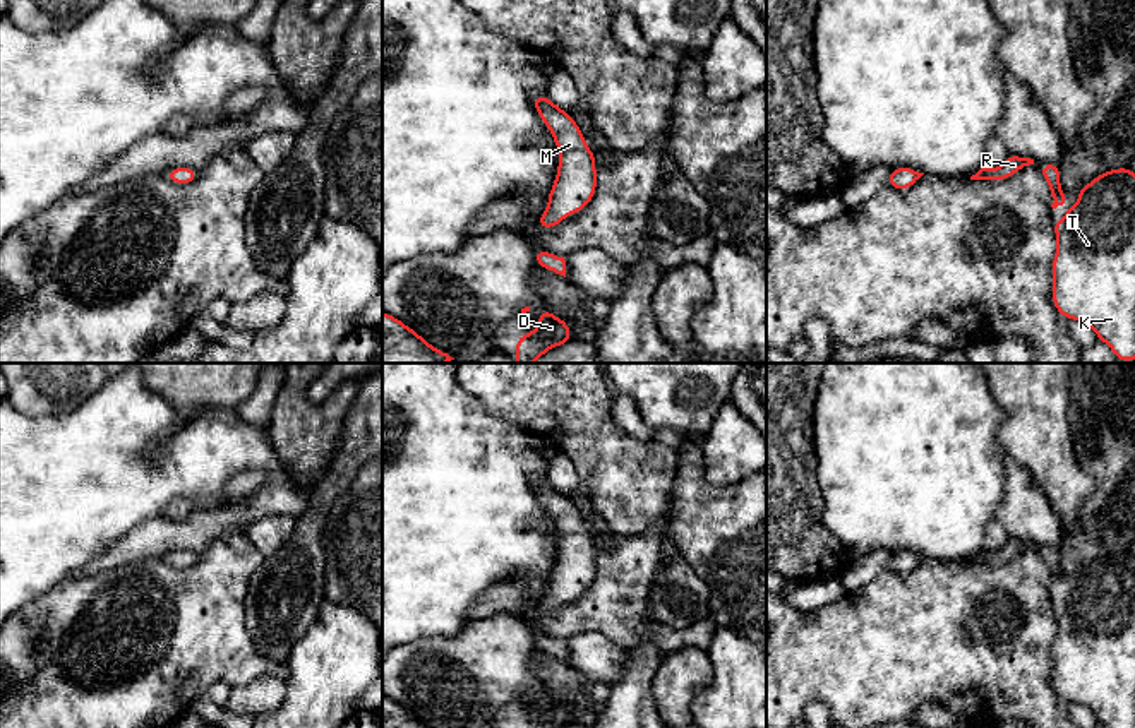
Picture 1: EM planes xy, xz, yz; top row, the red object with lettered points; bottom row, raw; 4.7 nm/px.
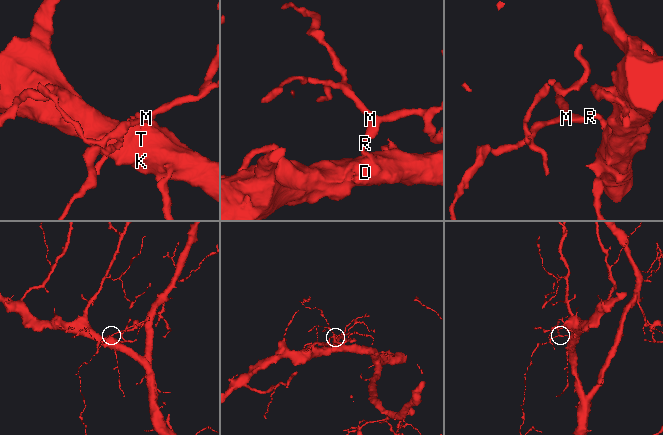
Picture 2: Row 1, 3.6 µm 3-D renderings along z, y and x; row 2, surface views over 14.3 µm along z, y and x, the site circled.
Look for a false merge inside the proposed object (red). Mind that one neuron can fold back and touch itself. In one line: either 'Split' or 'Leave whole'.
Leave whole

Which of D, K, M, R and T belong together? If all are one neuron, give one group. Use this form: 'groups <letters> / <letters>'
groups D K M R T

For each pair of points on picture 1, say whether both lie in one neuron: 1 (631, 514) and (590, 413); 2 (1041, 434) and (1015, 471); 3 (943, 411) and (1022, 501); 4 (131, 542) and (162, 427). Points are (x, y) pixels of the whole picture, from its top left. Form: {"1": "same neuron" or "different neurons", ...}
{"1": "same neuron", "2": "different neurons", "3": "different neurons", "4": "different neurons"}

